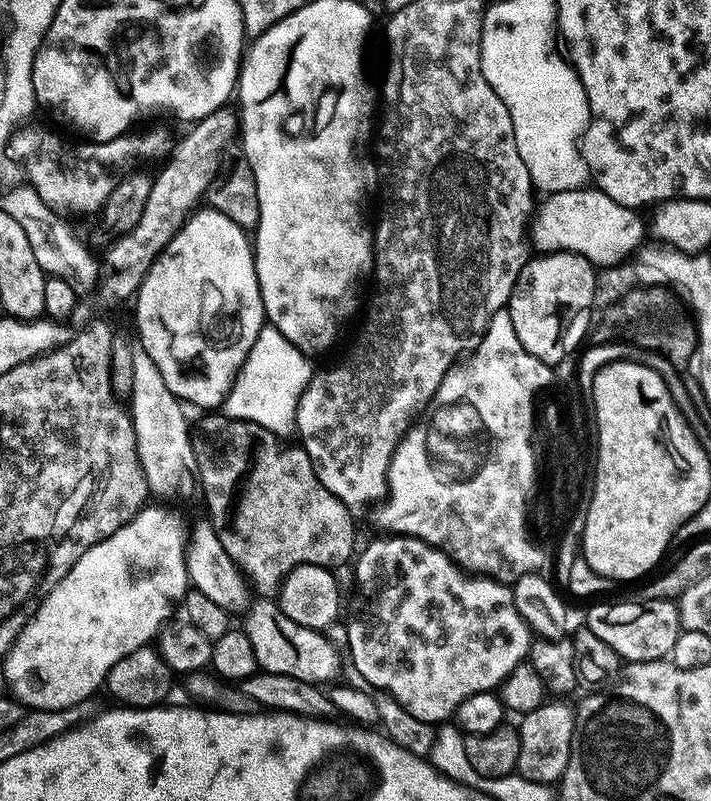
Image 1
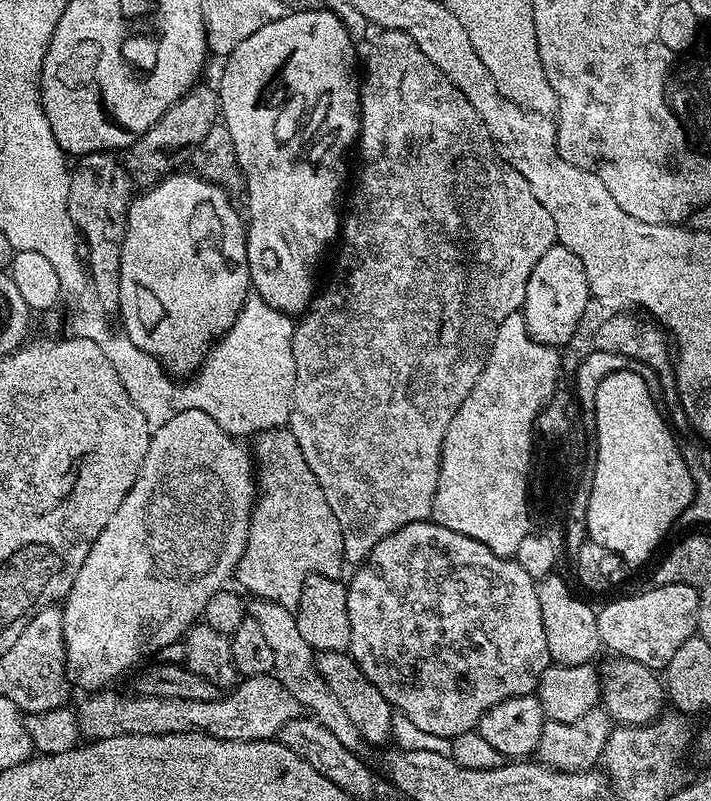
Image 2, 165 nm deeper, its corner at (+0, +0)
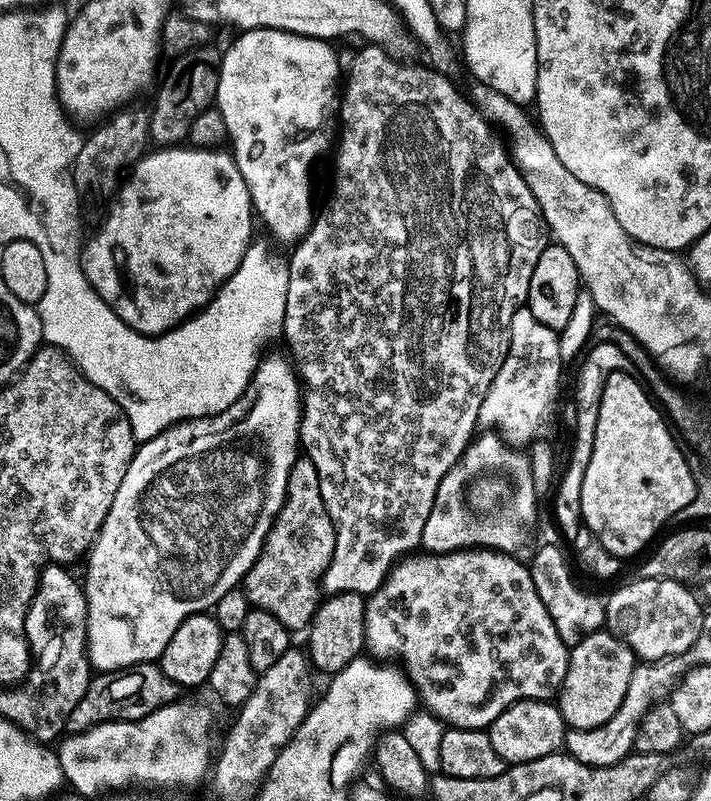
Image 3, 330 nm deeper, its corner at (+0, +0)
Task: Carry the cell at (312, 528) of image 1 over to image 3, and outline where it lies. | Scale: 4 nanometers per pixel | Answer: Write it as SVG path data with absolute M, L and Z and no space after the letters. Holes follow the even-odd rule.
M298 458L292 467L288 498L280 507L280 513L276 516L267 538L264 539L264 545L254 566L250 566L250 570L243 578L242 587L249 605L252 608L261 608L274 614L274 618L278 618L278 622L282 622L282 626L286 626L289 633L303 633L312 623L316 613L318 603L316 588L318 592L318 581L323 577L324 571L328 569L335 541L336 526L326 510L326 502L322 502L322 486L318 486L318 470L314 470L314 462L310 462L306 458Z

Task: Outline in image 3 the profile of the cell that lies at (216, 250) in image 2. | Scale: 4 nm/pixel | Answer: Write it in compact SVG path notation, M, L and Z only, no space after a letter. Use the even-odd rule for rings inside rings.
M164 146L156 151L160 152L149 151L132 165L111 201L108 217L89 240L87 237L80 254L80 265L92 289L122 322L146 336L178 327L210 303L216 289L238 270L238 262L254 239L250 190L231 151L195 146Z

